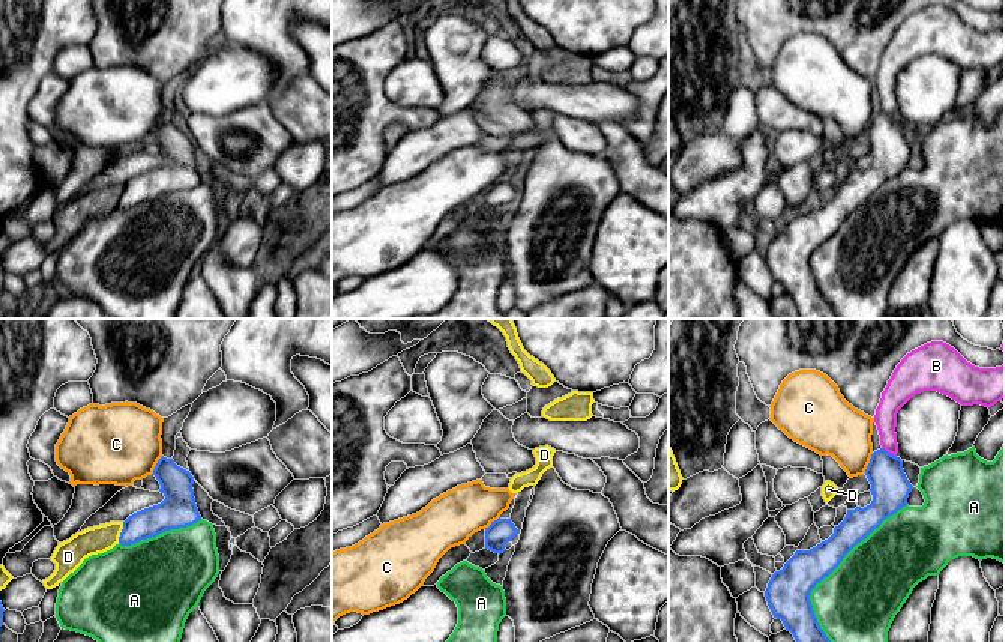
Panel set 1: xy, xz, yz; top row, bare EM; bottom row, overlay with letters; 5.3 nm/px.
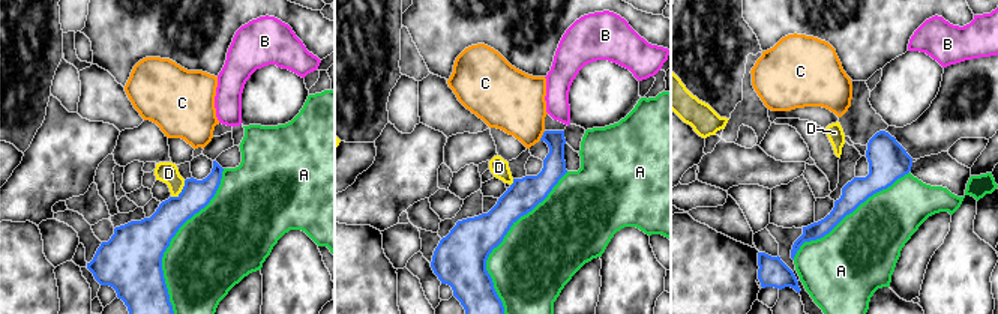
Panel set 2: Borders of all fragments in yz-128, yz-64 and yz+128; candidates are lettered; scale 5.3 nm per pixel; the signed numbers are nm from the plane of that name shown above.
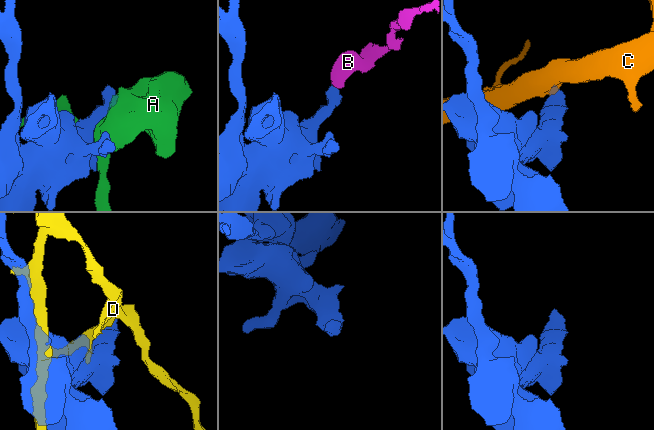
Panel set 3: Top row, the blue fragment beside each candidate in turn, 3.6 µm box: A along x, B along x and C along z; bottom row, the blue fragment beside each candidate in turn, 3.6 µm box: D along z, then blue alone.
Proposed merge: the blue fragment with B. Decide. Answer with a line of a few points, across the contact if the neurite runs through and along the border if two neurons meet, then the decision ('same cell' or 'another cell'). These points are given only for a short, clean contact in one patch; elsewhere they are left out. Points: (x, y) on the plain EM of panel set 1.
line yz (890, 149), (890, 116), (885, 81); same cell

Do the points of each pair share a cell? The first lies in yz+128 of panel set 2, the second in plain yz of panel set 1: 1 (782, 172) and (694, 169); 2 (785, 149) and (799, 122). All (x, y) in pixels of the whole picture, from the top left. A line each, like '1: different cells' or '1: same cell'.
1: same cell
2: different cells

